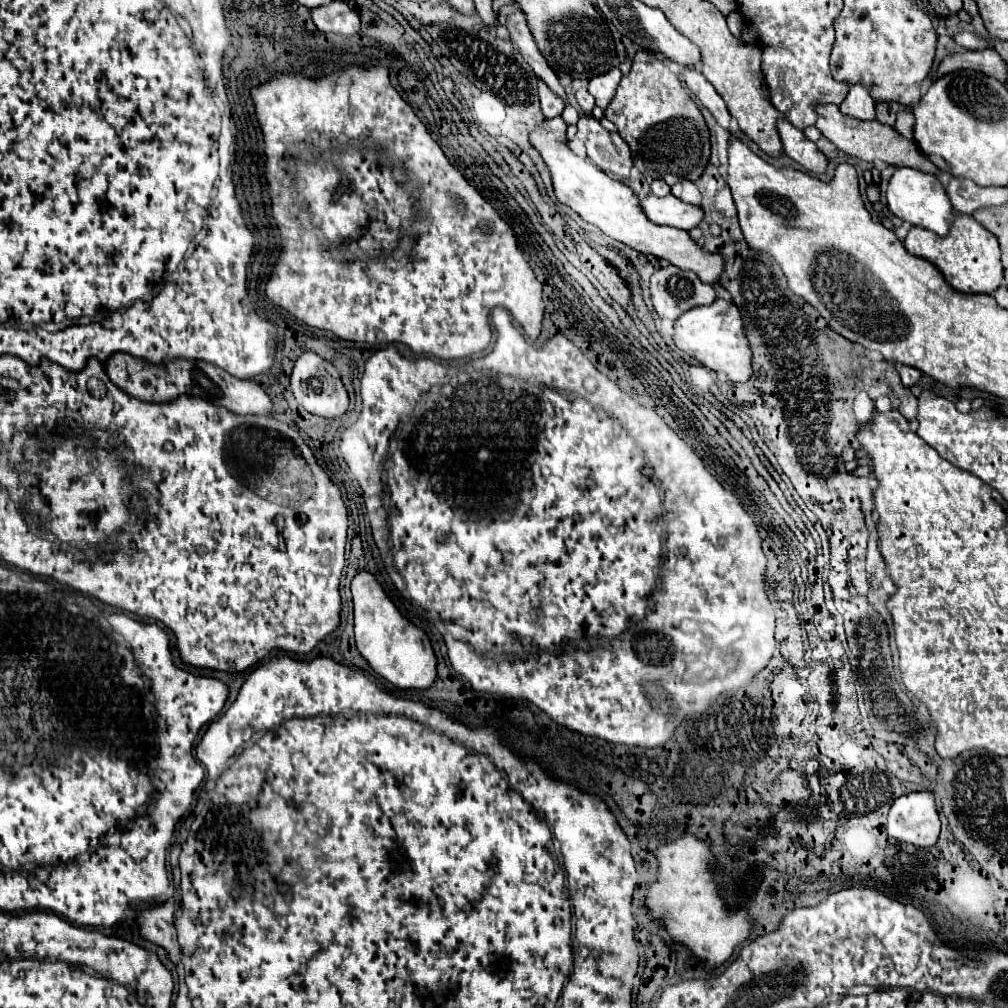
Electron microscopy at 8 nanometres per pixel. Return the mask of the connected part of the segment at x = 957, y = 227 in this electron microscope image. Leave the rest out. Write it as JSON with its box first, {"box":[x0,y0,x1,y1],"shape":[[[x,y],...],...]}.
{"box":[904,214,1004,294],"shape":[[[958,214],[950,228],[948,236],[936,236],[930,230],[914,226],[906,240],[904,248],[914,254],[930,260],[944,276],[944,280],[956,288],[958,292],[972,292],[972,294],[992,294],[1004,280],[1004,268],[1000,262],[1000,246],[996,236],[992,236],[982,224],[978,224],[972,216]]]}

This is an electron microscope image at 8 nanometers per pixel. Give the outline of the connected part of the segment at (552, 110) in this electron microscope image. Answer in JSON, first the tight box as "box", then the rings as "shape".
{"box":[538,82,566,118],"shape":[[[538,82],[538,94],[540,94],[540,104],[542,104],[542,112],[546,118],[554,118],[560,116],[566,102],[564,98],[552,94],[552,90],[548,90],[548,86],[544,86],[544,82]]]}

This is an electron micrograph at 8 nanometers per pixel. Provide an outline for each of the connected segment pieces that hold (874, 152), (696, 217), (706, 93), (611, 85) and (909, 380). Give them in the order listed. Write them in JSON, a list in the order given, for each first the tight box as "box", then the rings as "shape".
[{"box":[816,104,940,174],"shape":[[[824,104],[824,106],[816,106],[816,114],[818,114],[818,120],[816,120],[816,128],[842,152],[854,156],[854,158],[860,158],[860,160],[868,160],[868,162],[874,162],[874,160],[882,160],[882,162],[888,162],[892,166],[910,166],[910,168],[916,168],[916,170],[922,170],[922,172],[932,172],[932,174],[938,174],[940,170],[918,150],[918,146],[900,136],[892,126],[886,126],[886,124],[880,124],[876,120],[872,122],[862,122],[862,120],[856,120],[856,118],[850,118],[850,116],[844,116],[836,104]]]},{"box":[642,194,704,230],"shape":[[[650,194],[646,200],[642,200],[642,208],[654,224],[666,224],[680,230],[692,230],[704,218],[704,210],[700,206],[682,202],[672,194],[664,198]]]},{"box":[684,68,730,132],"shape":[[[686,68],[684,72],[684,82],[688,84],[688,88],[694,92],[694,96],[712,112],[712,116],[716,118],[716,122],[730,132],[730,112],[724,104],[724,100],[720,98],[720,94],[712,88],[712,84],[698,72],[698,70],[692,70],[692,68]]]},{"box":[588,68,622,108],"shape":[[[616,68],[616,70],[610,70],[608,74],[600,74],[600,76],[590,80],[588,92],[594,96],[596,106],[606,108],[610,104],[610,100],[614,98],[614,92],[616,92],[616,86],[618,86],[620,78],[622,78],[622,72],[620,72],[620,68]]]},{"box":[900,366,922,386],"shape":[[[902,366],[902,368],[900,368],[900,376],[902,376],[902,382],[904,382],[906,386],[914,386],[914,384],[920,380],[922,372],[920,372],[918,368],[914,368],[914,366]]]}]

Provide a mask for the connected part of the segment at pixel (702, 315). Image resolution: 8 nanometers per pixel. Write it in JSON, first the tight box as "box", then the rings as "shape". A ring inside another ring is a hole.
{"box":[674,298,752,382],"shape":[[[716,298],[710,306],[698,306],[688,312],[684,312],[676,324],[676,334],[674,334],[674,344],[708,366],[714,372],[724,372],[732,382],[746,382],[752,378],[752,350],[748,346],[748,338],[744,334],[744,322],[740,316],[740,310],[736,308],[734,302]],[[716,336],[716,342],[712,342]]]}

